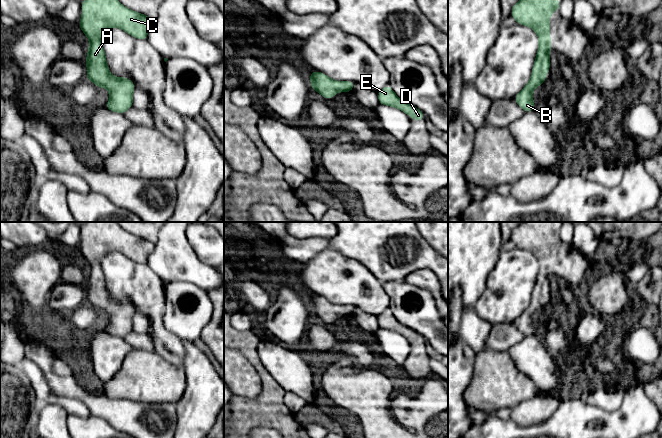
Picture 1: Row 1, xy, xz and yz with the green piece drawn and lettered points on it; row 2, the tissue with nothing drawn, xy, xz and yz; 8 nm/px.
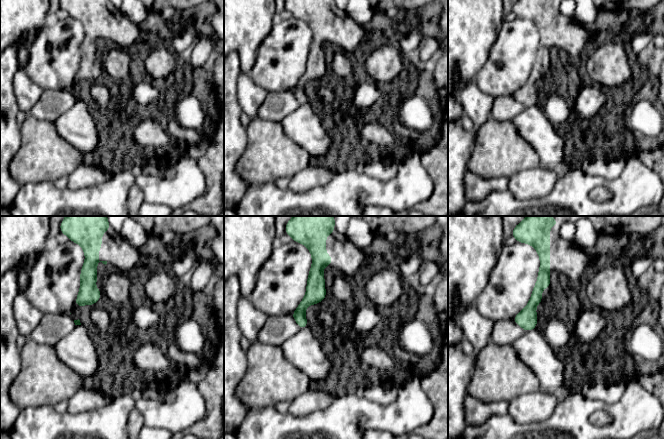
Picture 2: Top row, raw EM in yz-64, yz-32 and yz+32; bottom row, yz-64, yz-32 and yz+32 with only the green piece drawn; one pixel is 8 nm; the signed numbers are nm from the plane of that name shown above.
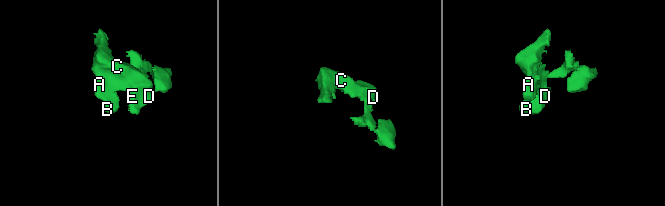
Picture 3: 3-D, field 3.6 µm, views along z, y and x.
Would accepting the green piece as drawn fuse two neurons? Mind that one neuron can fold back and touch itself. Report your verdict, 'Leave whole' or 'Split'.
Leave whole

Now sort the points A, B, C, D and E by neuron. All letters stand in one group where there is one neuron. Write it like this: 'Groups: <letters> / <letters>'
Groups: A B C D E

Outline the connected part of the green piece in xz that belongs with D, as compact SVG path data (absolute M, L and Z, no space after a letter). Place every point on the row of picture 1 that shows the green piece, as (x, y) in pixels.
M390 85L385 86L380 91L378 91L378 101L381 105L391 106L397 108L407 115L409 115L413 120L422 121L425 114L414 107L413 105L401 100L393 91Z

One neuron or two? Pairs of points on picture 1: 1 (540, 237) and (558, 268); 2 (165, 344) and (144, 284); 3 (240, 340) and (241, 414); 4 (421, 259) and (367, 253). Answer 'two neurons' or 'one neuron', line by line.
1: one neuron
2: one neuron
3: one neuron
4: one neuron

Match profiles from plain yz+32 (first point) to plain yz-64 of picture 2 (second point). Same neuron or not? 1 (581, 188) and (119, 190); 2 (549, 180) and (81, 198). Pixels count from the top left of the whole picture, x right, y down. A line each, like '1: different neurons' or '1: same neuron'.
1: same neuron
2: different neurons

